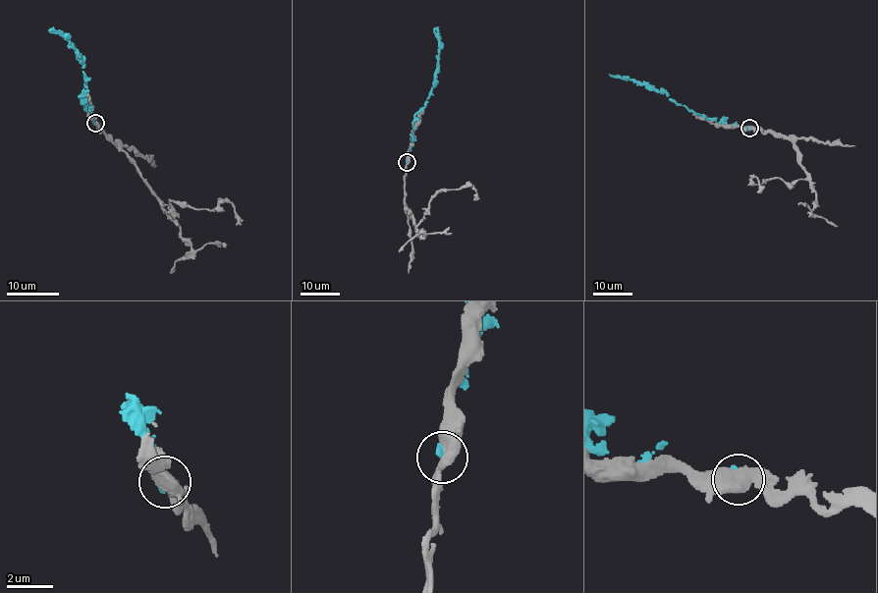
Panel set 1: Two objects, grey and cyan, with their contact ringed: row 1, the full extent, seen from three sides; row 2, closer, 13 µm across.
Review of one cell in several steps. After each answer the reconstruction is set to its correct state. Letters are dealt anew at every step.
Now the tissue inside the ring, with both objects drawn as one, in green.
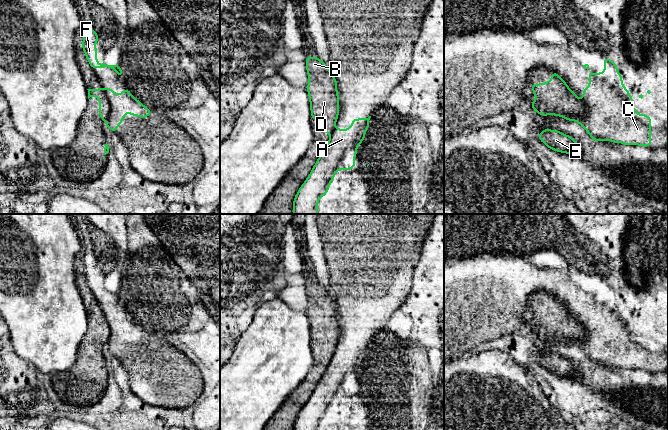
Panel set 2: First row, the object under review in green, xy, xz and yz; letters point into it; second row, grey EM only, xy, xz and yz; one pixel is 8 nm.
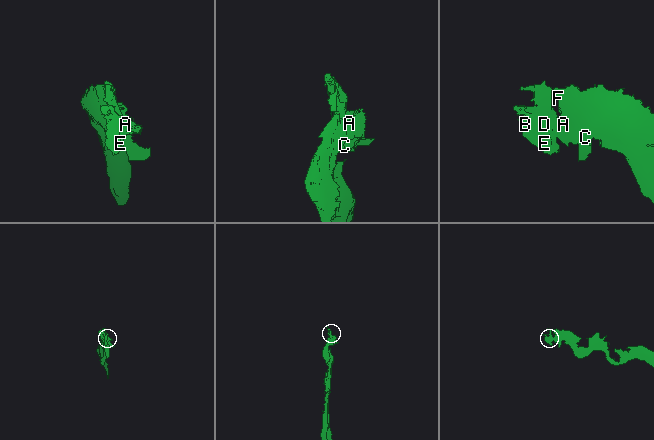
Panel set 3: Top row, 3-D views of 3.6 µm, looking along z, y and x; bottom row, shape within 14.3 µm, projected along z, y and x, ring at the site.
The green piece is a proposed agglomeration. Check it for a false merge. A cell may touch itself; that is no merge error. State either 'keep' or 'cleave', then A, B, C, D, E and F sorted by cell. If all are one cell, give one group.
cleave; A C F / B D E

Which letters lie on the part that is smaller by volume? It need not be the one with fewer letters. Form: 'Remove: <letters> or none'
Remove: B, D, E

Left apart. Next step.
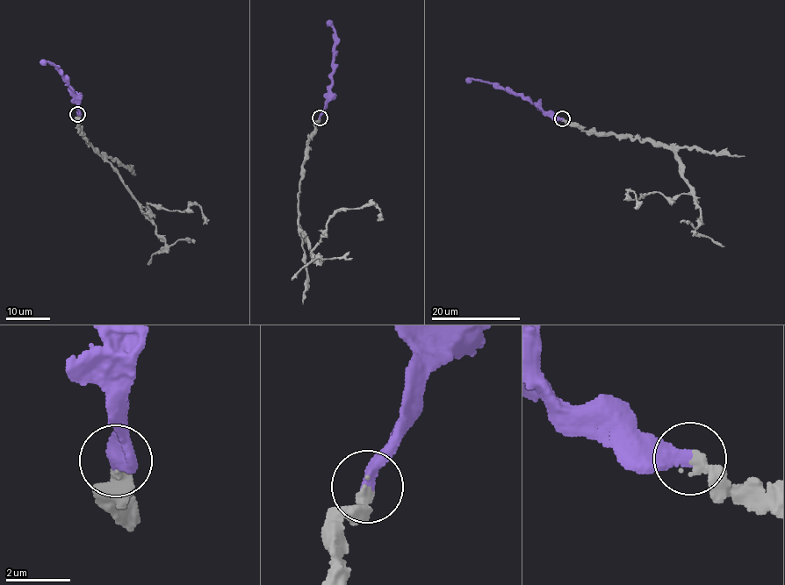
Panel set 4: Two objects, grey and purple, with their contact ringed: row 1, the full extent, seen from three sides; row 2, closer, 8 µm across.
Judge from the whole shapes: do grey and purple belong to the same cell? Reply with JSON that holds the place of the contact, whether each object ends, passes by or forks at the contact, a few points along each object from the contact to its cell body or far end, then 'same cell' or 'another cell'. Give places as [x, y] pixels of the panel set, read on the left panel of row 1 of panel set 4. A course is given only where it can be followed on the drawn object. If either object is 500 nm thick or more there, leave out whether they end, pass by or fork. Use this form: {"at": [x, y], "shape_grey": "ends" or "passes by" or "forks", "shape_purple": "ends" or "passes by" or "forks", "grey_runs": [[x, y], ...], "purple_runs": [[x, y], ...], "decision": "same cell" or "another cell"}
{"at": [77, 114], "shape_grey": "ends", "shape_purple": "ends", "grey_runs": [[78, 114], [82, 136], [140, 205], [184, 211], [191, 204], [200, 207], [207, 224]], "purple_runs": [[78, 114], [70, 87], [60, 72], [47, 61], [40, 60]], "decision": "same cell"}

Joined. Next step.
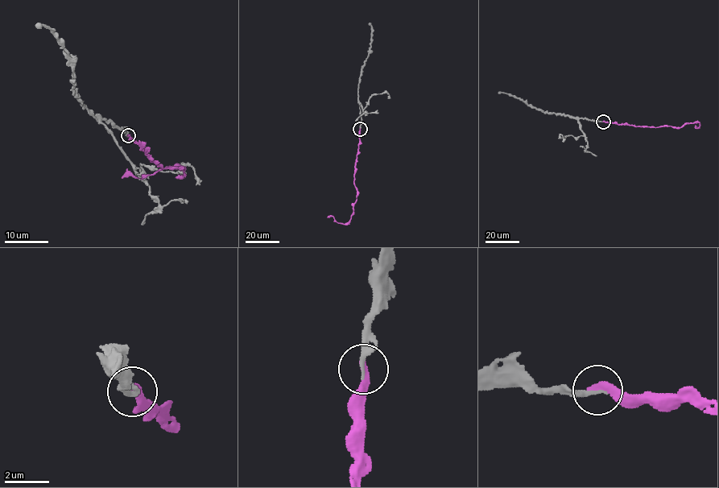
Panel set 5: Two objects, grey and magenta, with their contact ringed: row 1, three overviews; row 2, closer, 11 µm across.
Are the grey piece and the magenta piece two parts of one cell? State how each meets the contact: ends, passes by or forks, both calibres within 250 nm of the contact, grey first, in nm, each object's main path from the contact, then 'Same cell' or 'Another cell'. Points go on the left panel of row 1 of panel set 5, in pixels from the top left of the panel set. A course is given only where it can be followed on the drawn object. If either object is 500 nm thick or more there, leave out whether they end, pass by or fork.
At the ring grey ends. At the ring magenta ends. Thickness 240 nm (grey) against 320 nm. Course of grey: (128, 135), (83, 107), (72, 92), (74, 73), (65, 50), (52, 31), (36, 24). Course of magenta: (128, 135), (140, 142), (148, 159), (185, 175), (177, 167), (142, 178), (122, 178). Same cell

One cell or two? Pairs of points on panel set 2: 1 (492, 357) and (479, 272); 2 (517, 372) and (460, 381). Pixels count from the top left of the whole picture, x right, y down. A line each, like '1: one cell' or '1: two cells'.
1: two cells
2: one cell

